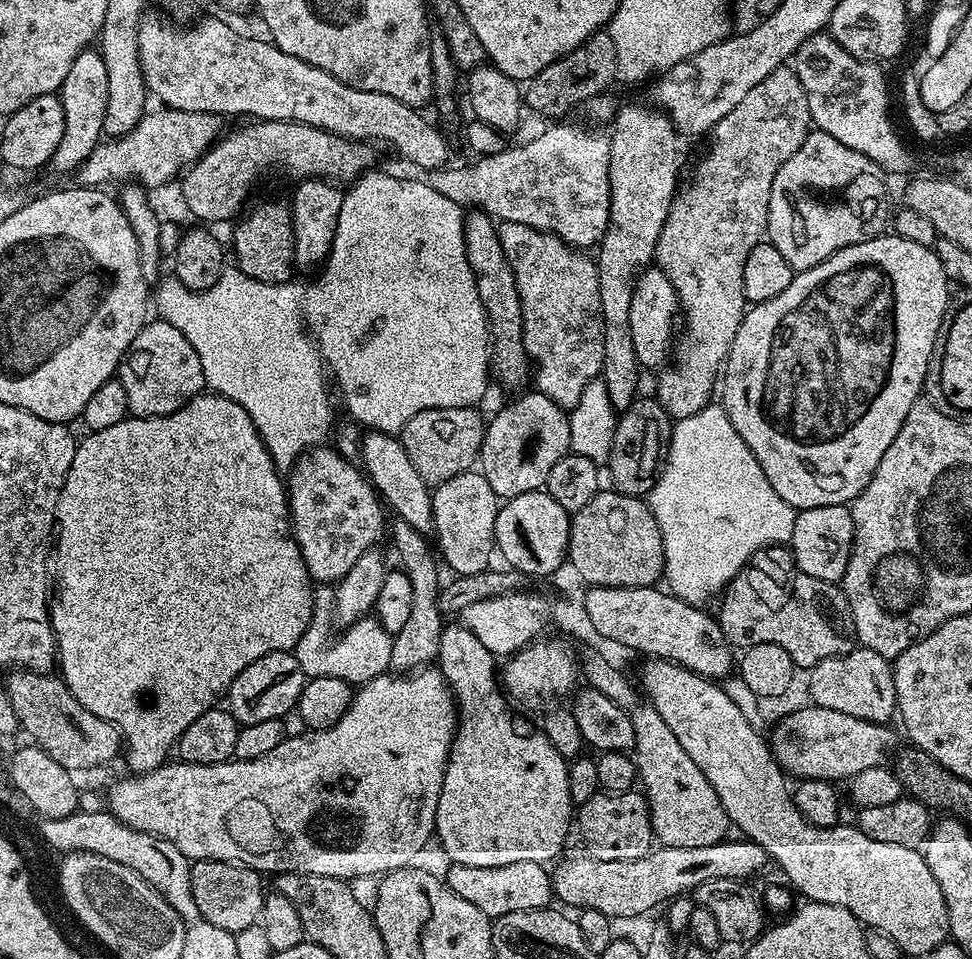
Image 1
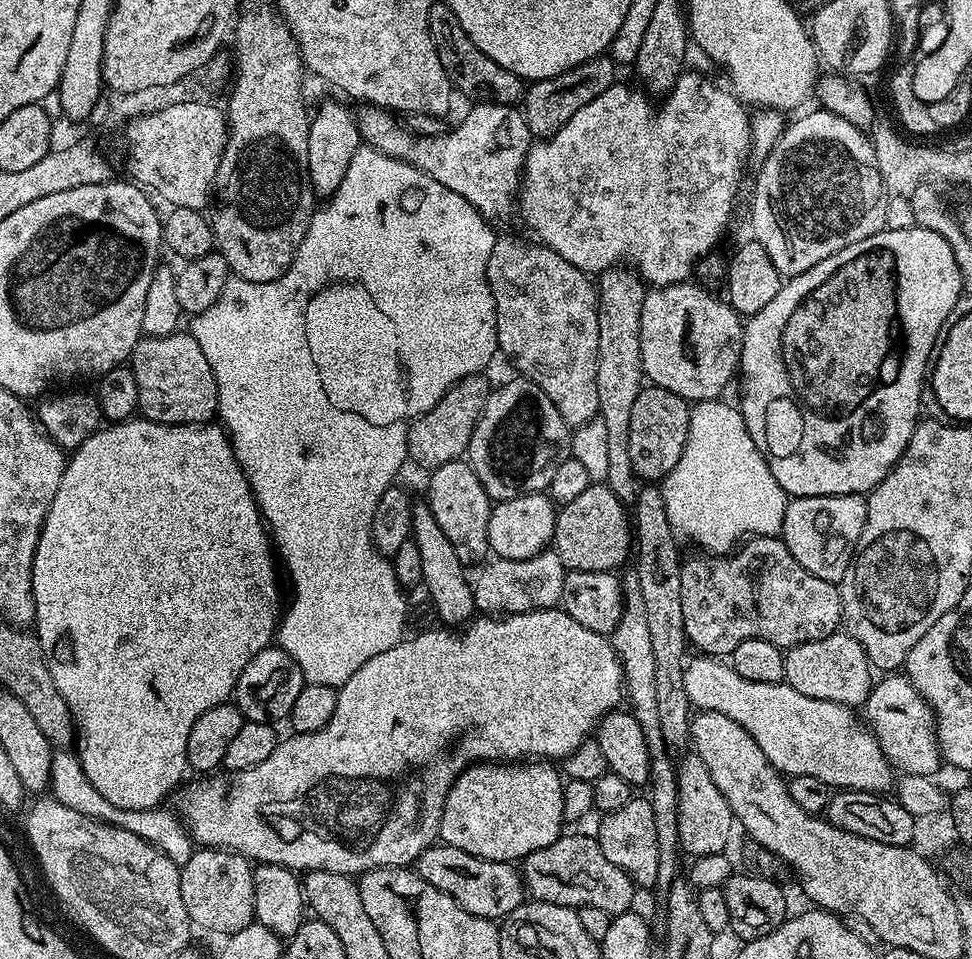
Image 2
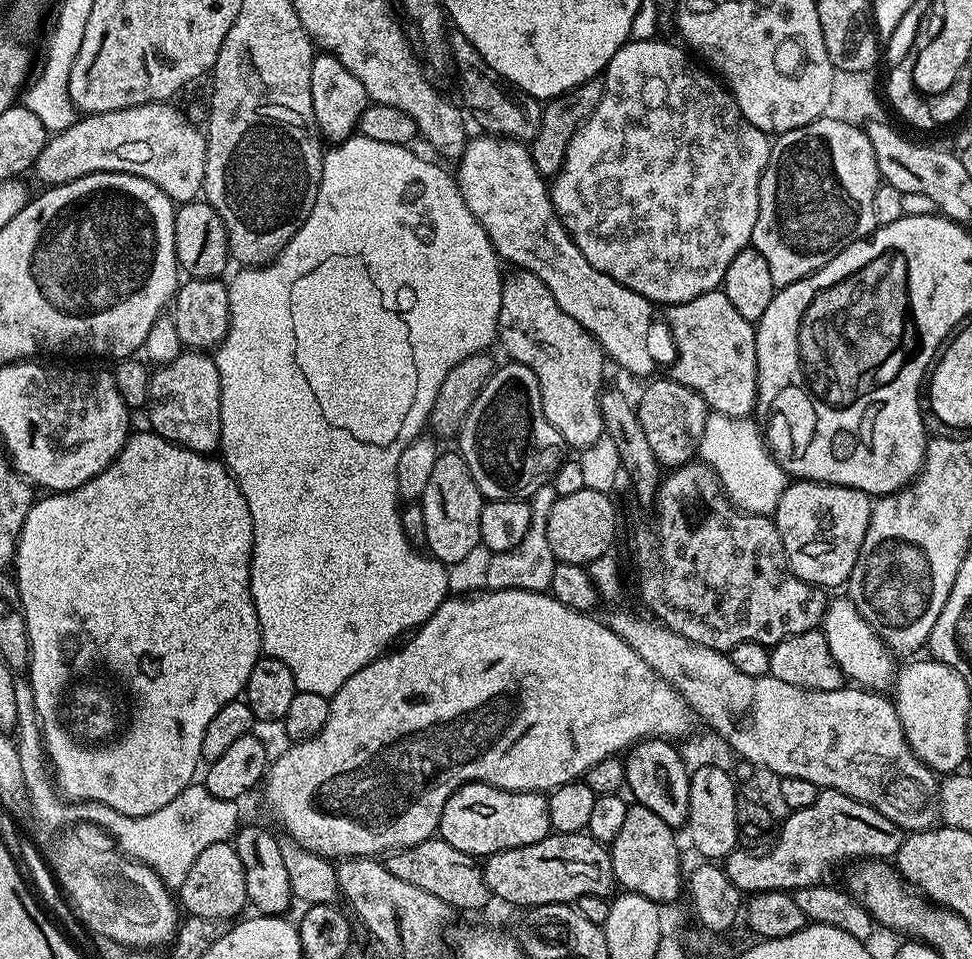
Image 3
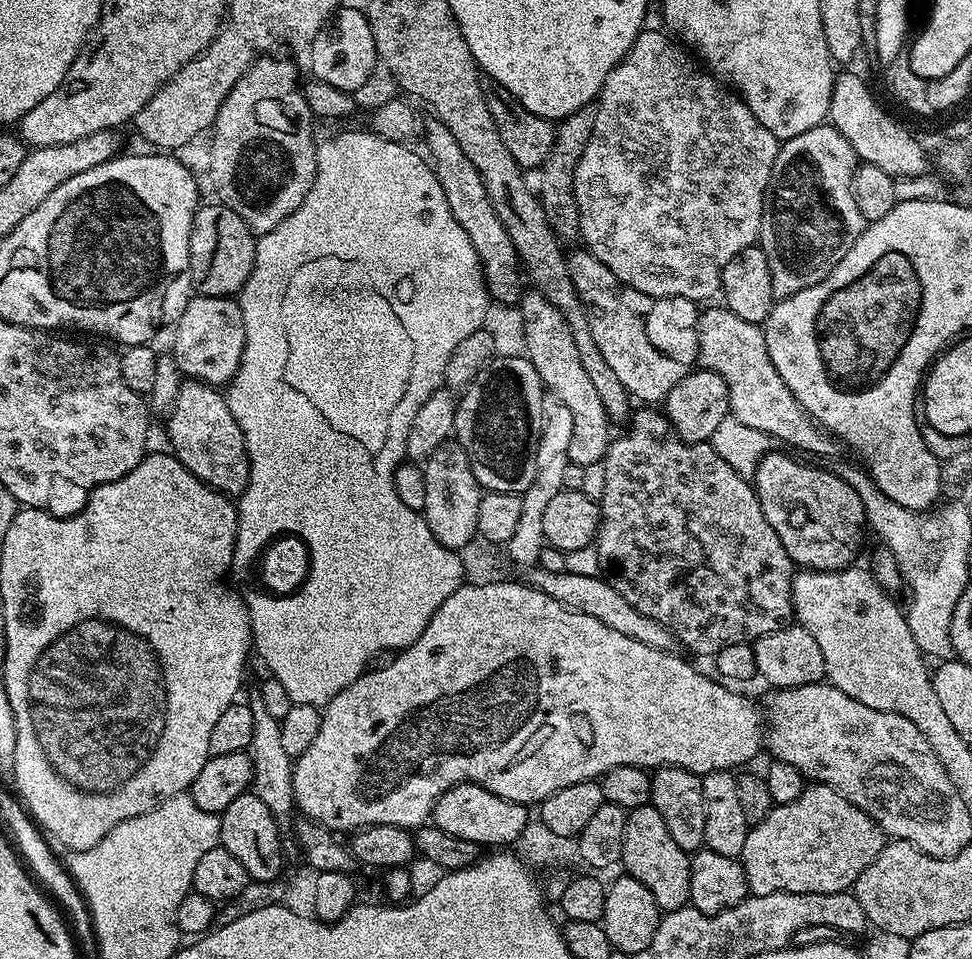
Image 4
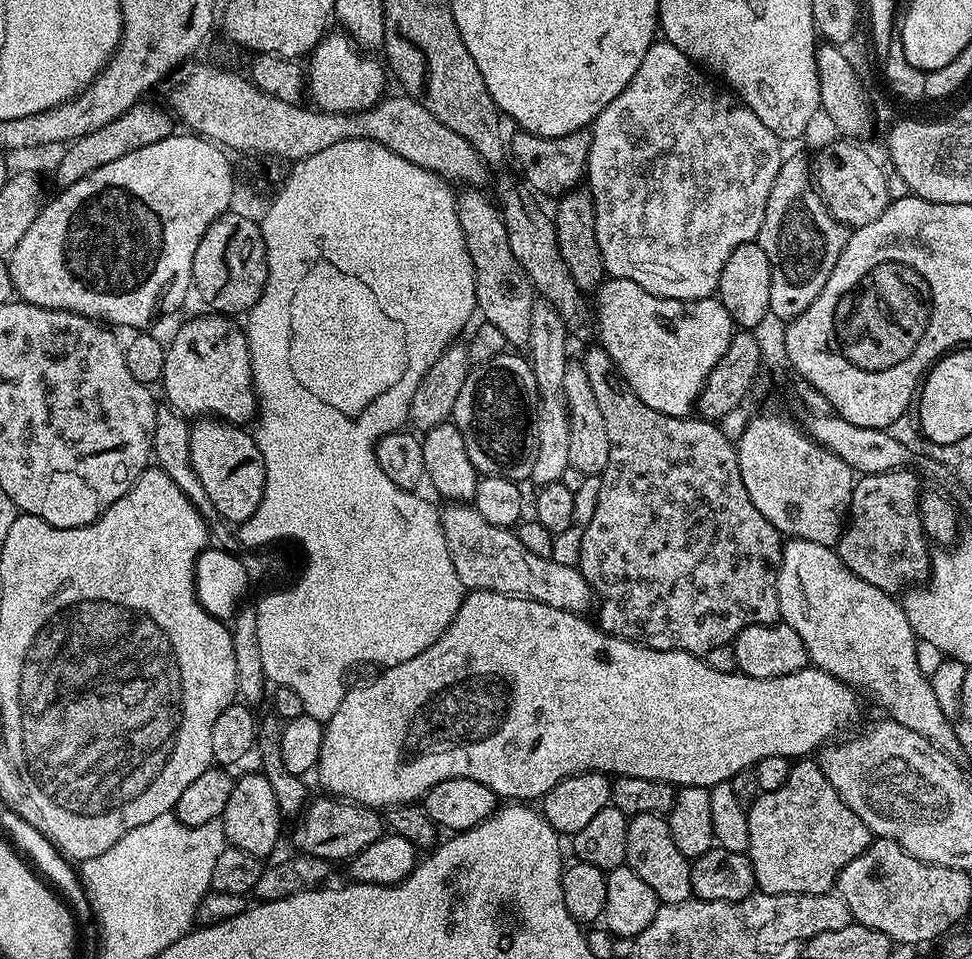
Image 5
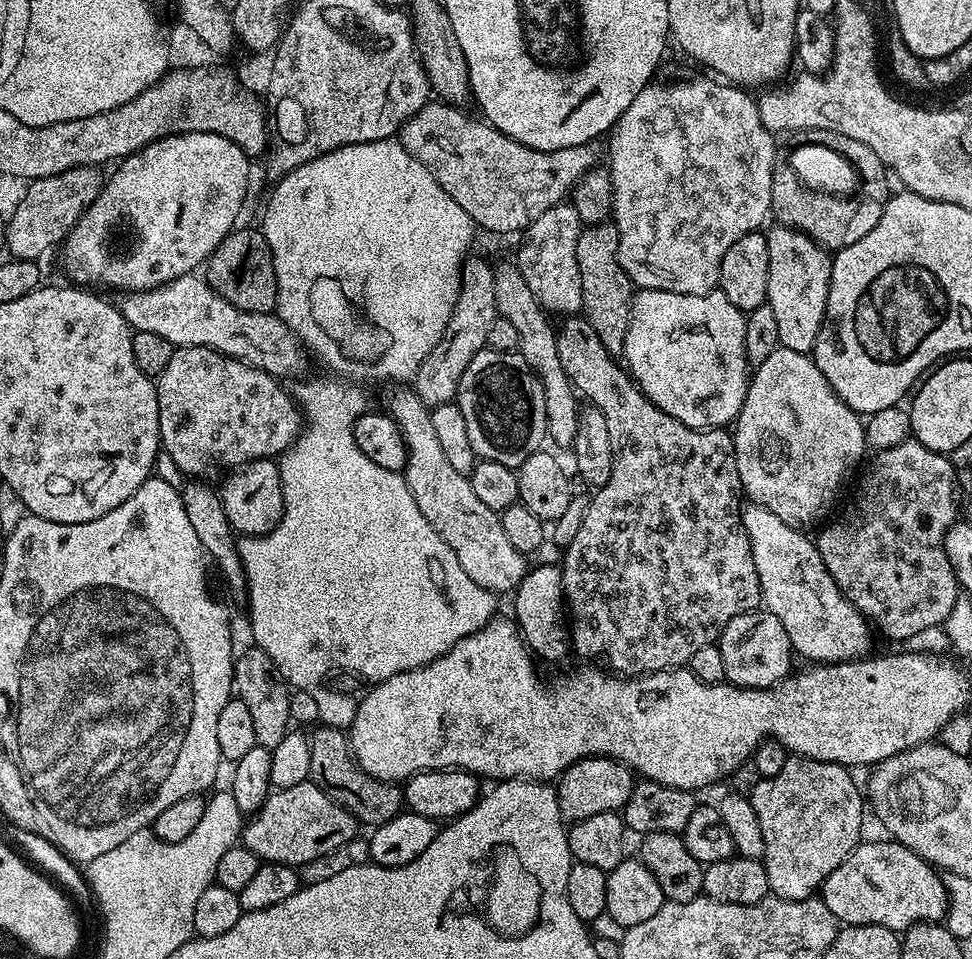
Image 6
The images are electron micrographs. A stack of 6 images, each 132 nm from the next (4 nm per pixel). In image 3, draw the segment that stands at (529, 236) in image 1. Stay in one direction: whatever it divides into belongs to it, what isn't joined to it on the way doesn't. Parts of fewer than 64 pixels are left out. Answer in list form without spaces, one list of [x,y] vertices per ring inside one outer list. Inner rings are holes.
[[[512,270],[503,277],[504,285],[502,286],[502,306],[500,307],[500,326],[498,329],[499,343],[504,343],[504,348],[509,352],[511,359],[517,364],[526,366],[530,370],[534,370],[534,378],[538,378],[538,386],[542,390],[542,410],[546,414],[546,418],[550,422],[550,426],[554,426],[554,430],[558,430],[558,434],[564,439],[565,445],[569,449],[583,450],[593,446],[601,436],[605,435],[602,410],[600,409],[600,393],[605,387],[604,381],[604,364],[606,365],[606,357],[604,349],[600,347],[600,343],[585,328],[580,326],[574,318],[570,318],[570,314],[566,314],[566,310],[562,310],[562,306],[558,306],[558,302],[554,302],[554,294],[550,294],[550,290],[546,290],[546,286],[534,274],[529,272],[521,272]]]

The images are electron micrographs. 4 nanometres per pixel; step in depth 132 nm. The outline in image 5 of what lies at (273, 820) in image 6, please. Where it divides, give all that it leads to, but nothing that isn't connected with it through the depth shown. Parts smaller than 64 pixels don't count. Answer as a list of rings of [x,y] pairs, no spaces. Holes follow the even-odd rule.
[[[320,794],[320,797],[309,799],[308,807],[299,817],[296,829],[292,832],[292,840],[301,853],[317,856],[329,862],[341,860],[347,862],[353,856],[362,854],[366,846],[378,842],[378,838],[386,835],[386,820],[375,808],[364,804],[341,802],[331,794]]]

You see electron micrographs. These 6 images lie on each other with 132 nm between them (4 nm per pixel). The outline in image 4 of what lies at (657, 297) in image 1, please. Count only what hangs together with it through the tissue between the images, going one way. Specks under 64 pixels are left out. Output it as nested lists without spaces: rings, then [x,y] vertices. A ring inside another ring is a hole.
[[[717,306],[699,313],[696,333],[699,367],[721,376],[728,387],[728,411],[734,419],[754,430],[762,430],[775,441],[782,440],[794,448],[816,454],[818,458],[837,453],[835,439],[804,411],[794,394],[790,394],[786,382],[782,382],[778,370],[774,370],[761,325],[746,322],[746,318],[738,318],[729,308]]]

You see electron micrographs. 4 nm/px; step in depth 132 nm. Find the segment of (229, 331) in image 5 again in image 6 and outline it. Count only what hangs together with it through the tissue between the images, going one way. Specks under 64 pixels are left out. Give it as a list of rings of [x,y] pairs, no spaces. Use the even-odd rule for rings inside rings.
[[[194,346],[193,348],[176,348],[170,358],[170,363],[166,365],[166,370],[162,370],[158,379],[155,381],[156,393],[158,394],[158,402],[160,403],[160,443],[162,445],[163,455],[169,456],[176,463],[176,468],[180,472],[185,472],[185,477],[195,478],[205,482],[215,481],[217,478],[223,477],[225,474],[231,473],[233,470],[239,470],[244,465],[249,464],[251,460],[266,460],[269,458],[279,457],[300,435],[302,427],[301,413],[298,411],[298,405],[288,392],[283,388],[281,381],[275,376],[266,374],[262,370],[252,368],[249,364],[244,364],[240,360],[230,358],[221,352],[215,352],[209,348],[202,346]]]

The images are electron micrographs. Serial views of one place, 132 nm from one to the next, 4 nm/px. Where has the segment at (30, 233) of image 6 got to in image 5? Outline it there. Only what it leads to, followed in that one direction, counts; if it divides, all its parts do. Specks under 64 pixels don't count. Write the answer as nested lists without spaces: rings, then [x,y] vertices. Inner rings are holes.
[[[141,102],[135,104],[126,114],[114,118],[114,122],[106,122],[99,130],[94,130],[82,138],[73,140],[63,149],[60,161],[56,164],[56,180],[60,188],[68,188],[74,182],[86,178],[86,174],[94,174],[98,166],[106,166],[106,162],[114,162],[114,158],[122,158],[122,154],[130,154],[142,146],[150,146],[150,142],[162,142],[162,138],[173,135],[173,117],[167,107],[159,108],[156,104]]]

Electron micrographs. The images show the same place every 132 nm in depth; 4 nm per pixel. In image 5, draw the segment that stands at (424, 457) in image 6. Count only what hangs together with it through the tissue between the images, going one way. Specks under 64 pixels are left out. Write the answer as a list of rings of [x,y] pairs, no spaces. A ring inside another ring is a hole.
[[[452,502],[447,506],[449,508],[445,507],[440,513],[440,521],[450,550],[450,562],[454,562],[454,570],[458,570],[465,589],[521,596],[577,614],[587,613],[587,608],[593,607],[592,588],[575,563],[563,564],[559,558],[538,558],[538,554],[518,542],[513,529],[490,526],[471,503]]]

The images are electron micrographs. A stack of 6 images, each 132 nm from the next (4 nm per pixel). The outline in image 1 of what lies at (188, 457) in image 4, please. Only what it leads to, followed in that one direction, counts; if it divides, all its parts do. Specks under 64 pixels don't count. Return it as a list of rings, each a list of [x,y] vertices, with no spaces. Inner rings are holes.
[[[159,318],[145,323],[138,338],[134,338],[124,359],[120,361],[118,378],[126,390],[128,410],[133,417],[174,414],[206,388],[202,362],[198,362],[194,346],[186,342],[186,334],[182,334],[182,330],[174,330],[170,322]]]

